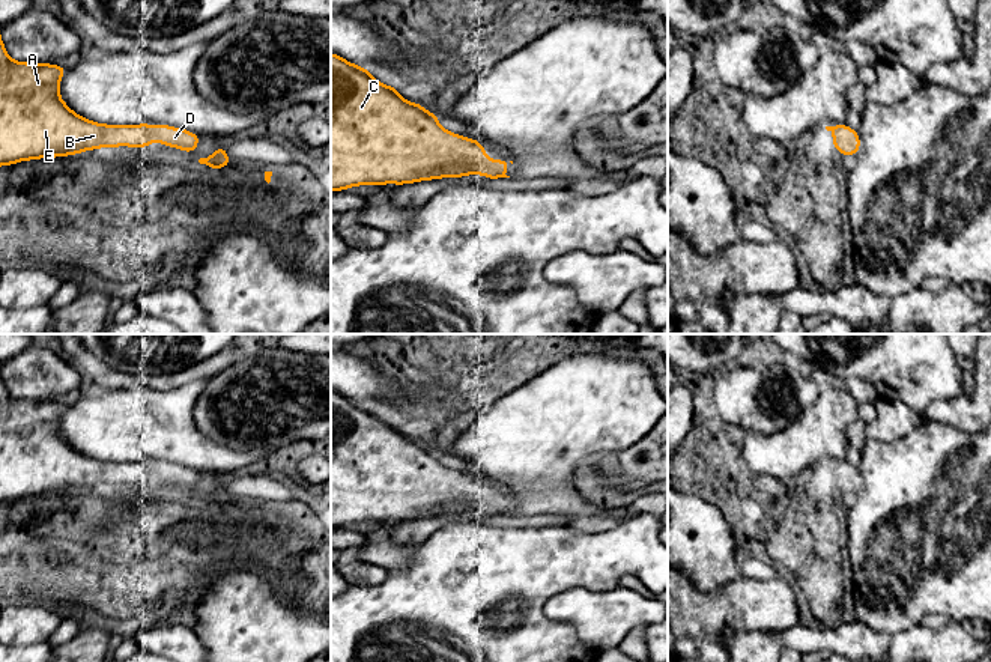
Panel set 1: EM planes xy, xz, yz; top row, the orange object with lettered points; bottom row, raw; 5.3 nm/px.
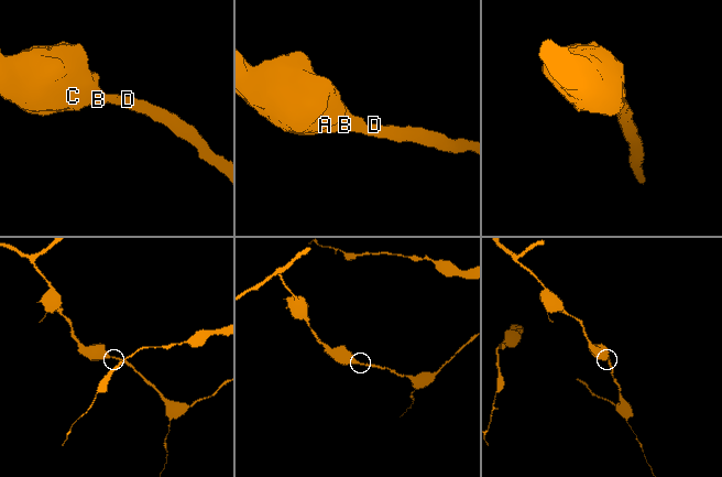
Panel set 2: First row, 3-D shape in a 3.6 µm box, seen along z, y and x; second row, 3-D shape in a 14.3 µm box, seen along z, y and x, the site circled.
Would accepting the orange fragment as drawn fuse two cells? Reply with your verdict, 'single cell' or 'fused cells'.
single cell

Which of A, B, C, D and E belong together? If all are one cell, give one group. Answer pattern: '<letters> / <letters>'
A B C D E

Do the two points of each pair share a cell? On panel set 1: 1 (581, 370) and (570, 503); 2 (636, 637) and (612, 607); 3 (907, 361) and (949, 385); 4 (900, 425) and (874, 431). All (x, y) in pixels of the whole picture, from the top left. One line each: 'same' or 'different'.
1: same
2: different
3: same
4: same

